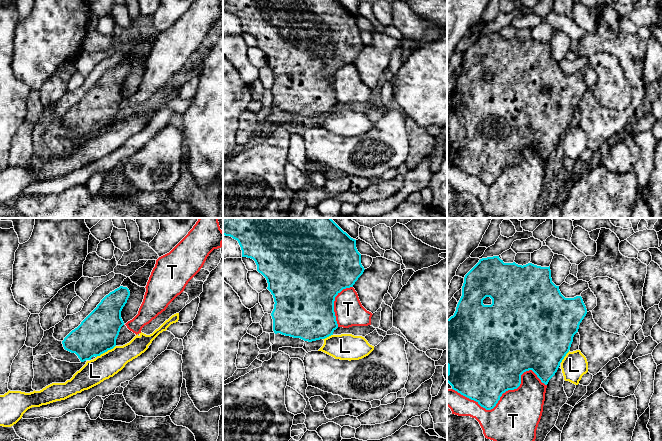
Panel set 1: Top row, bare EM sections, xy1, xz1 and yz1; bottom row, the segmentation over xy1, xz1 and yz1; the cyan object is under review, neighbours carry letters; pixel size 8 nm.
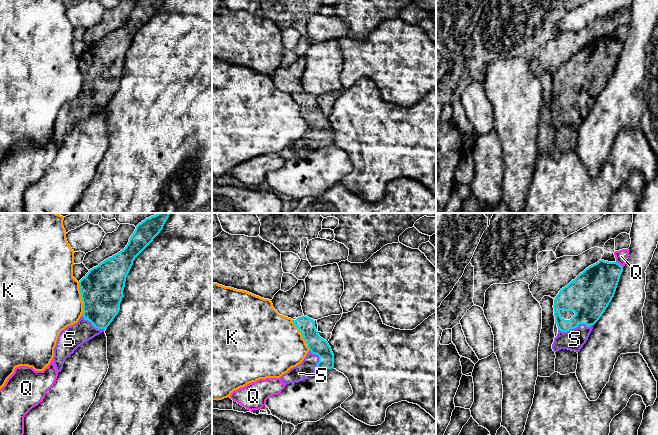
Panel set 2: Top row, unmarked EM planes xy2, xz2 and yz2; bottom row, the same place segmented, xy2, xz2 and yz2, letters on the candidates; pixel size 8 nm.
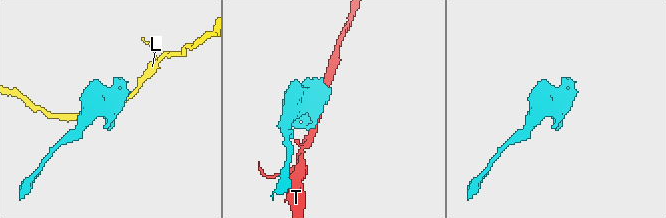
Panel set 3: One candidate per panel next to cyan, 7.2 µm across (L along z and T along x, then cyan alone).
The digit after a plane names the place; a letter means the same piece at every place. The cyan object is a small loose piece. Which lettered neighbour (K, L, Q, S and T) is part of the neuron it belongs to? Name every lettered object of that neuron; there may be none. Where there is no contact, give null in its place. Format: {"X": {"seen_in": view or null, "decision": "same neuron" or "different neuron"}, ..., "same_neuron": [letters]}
{"K": {"seen_in": "xy2", "decision": "different neuron"}, "L": {"seen_in": "xy1", "decision": "different neuron"}, "Q": {"seen_in": "yz2", "decision": "different neuron"}, "S": {"seen_in": "yz2", "decision": "same neuron"}, "T": {"seen_in": "yz1", "decision": "different neuron"}, "same_neuron": ["S"]}

